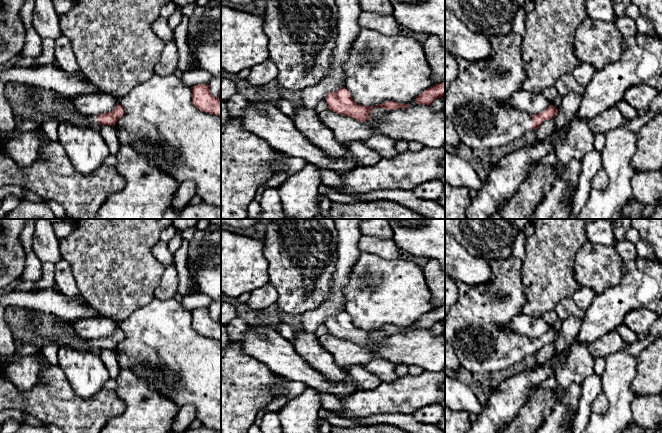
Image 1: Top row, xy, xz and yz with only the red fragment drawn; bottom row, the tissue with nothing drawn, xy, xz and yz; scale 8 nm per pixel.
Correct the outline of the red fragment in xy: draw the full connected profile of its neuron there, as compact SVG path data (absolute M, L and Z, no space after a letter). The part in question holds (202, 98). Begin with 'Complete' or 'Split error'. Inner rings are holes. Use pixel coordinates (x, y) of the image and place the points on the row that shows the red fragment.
Complete. M197 84L191 87L192 102L202 112L221 116L221 99L214 97L208 84Z

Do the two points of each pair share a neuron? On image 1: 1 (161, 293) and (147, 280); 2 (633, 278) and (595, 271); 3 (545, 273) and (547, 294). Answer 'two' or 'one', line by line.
1: two
2: two
3: one

